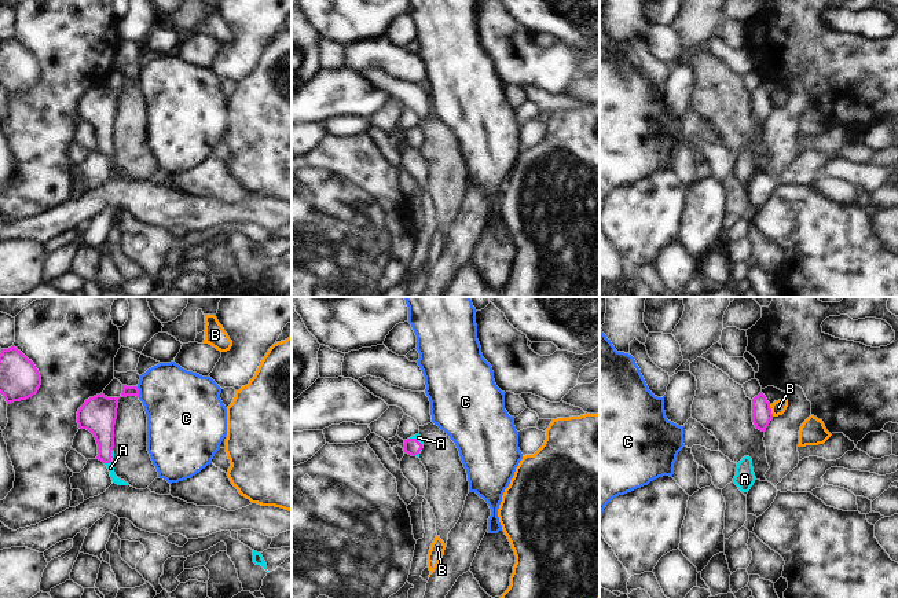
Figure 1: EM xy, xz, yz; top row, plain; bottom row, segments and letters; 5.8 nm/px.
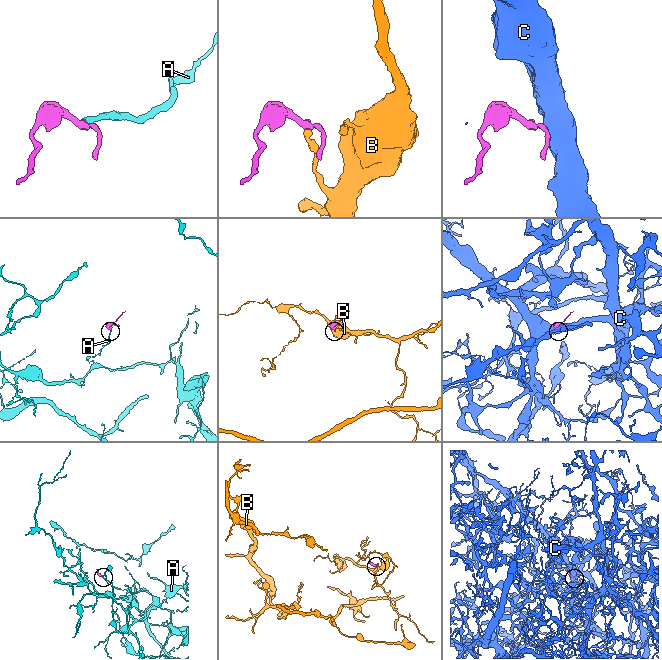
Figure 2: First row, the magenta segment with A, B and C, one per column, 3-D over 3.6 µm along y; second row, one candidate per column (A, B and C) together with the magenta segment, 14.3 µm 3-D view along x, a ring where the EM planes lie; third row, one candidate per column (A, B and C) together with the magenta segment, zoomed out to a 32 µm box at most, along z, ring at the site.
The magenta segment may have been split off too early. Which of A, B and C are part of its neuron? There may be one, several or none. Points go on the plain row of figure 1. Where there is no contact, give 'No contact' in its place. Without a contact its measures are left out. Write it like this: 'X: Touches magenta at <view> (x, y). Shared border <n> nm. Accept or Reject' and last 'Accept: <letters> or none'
A: Touches magenta at xy (112, 149). Shared border 100 nm. Accept
B: Touches magenta at yz (770, 102). Shared border 80 nm. Reject
C: Touches magenta at xy (138, 84). Shared border 70 nm. Reject
Accept: A

